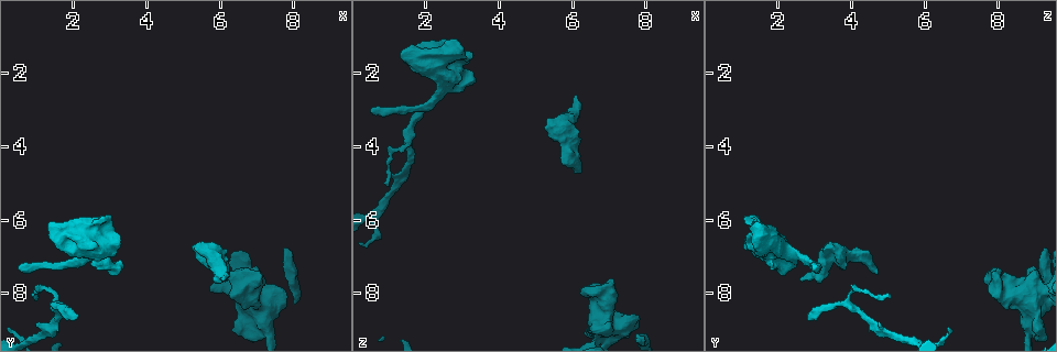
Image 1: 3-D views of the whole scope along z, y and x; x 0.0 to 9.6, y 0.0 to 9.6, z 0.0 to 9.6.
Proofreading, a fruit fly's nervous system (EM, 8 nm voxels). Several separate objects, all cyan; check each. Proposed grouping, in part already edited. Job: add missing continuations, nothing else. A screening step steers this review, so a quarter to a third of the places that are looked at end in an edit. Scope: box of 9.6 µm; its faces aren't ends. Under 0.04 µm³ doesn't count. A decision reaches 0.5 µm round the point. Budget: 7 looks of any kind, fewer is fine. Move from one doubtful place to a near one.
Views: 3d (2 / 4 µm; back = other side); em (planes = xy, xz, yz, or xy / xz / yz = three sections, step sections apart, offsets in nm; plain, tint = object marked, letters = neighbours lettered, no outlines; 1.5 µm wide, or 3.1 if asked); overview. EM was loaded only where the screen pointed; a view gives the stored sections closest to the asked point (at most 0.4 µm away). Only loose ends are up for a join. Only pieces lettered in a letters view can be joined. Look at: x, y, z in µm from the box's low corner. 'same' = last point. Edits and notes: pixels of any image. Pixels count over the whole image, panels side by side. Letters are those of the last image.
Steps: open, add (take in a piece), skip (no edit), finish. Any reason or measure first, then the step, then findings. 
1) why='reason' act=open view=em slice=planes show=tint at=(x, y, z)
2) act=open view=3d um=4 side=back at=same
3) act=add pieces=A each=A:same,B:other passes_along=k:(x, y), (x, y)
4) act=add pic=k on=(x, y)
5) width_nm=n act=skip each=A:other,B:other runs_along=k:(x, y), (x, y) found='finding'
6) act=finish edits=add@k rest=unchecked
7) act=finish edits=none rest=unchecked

why='branch stops here' act=open view=em slice=planes show=letters at=(2.15, 8.55, 2.90)

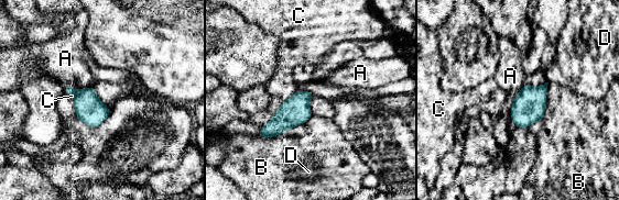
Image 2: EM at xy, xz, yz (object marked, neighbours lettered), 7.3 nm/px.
act=skip each=A:other,B:other,C:other,D:other found='no lettered piece goes on from it'

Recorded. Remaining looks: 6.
why='branch stops here' act=open view=3d um=2 at=(5.30, 6.80, 3.55)

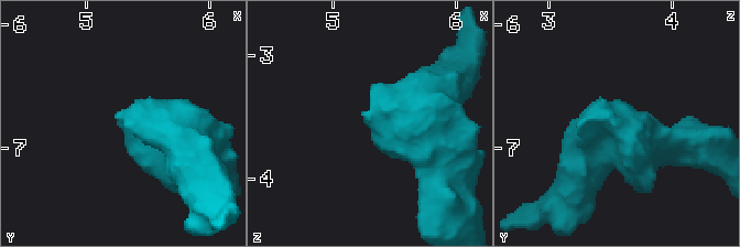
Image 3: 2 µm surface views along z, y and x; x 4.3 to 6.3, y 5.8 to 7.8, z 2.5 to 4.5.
act=open view=em slice=planes show=letters at=(5.24, 6.76, 3.50)

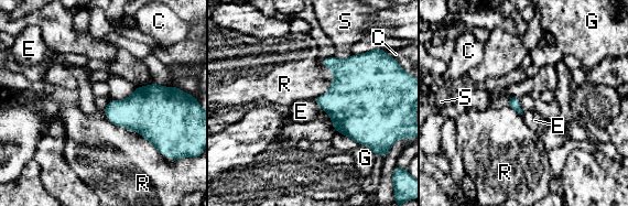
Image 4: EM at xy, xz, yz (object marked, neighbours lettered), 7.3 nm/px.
act=skip each=C:other,E:other,G:other,R:other,S:other border=4:(105, 114), (161, 153) found='no lettered piece goes on from it'

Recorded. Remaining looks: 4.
why='an open end' act=open view=em slice=xz step=4 show=letters at=(6.20, 7.50, 4.70)

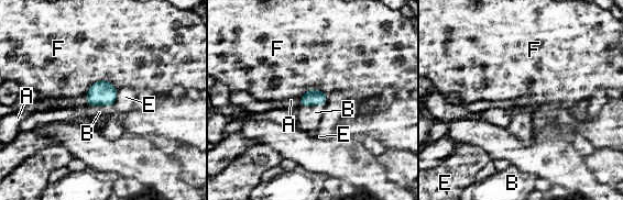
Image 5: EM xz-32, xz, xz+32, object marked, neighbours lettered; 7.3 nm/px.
why='another direction' act=open view=em slice=planes show=letters at=same

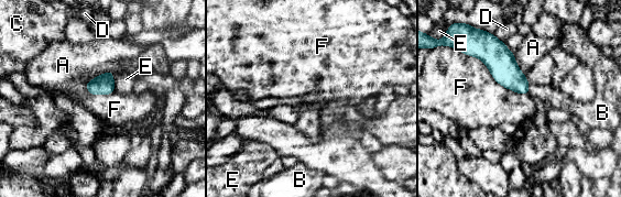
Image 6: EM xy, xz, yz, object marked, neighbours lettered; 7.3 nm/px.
longest_contact=F:600nm act=add pieces=B each=A:other,B:same,C:other,D:other,E:other,F:other found='the neuron continues'

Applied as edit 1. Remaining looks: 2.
act=finish edits=add@6 rest=unchecked

